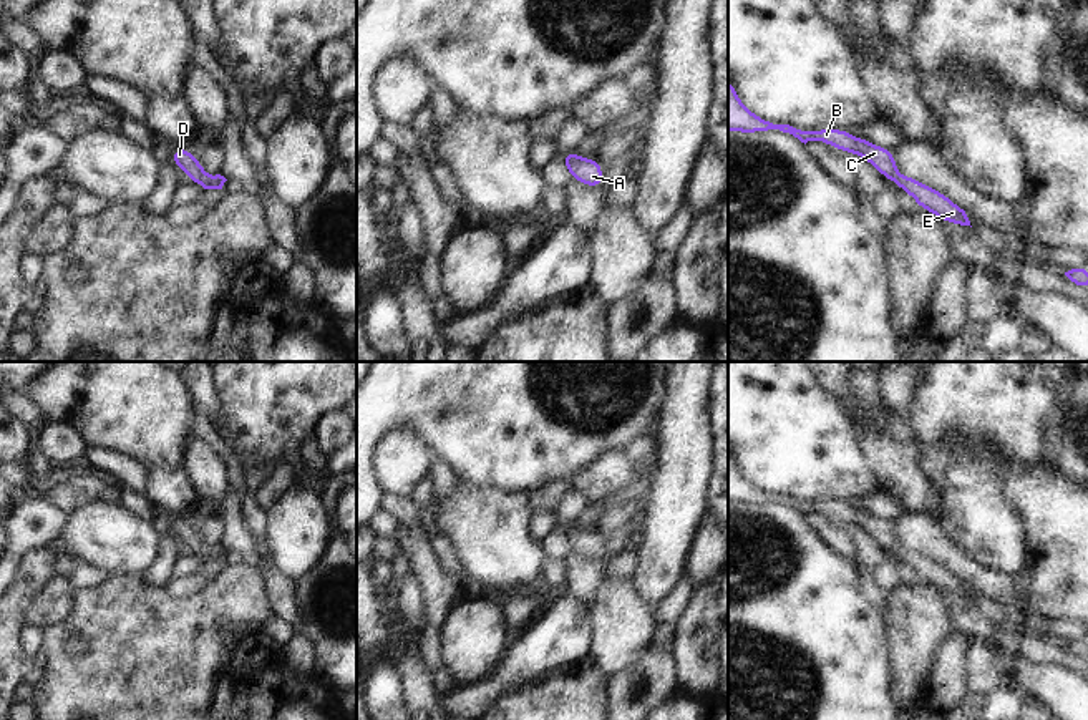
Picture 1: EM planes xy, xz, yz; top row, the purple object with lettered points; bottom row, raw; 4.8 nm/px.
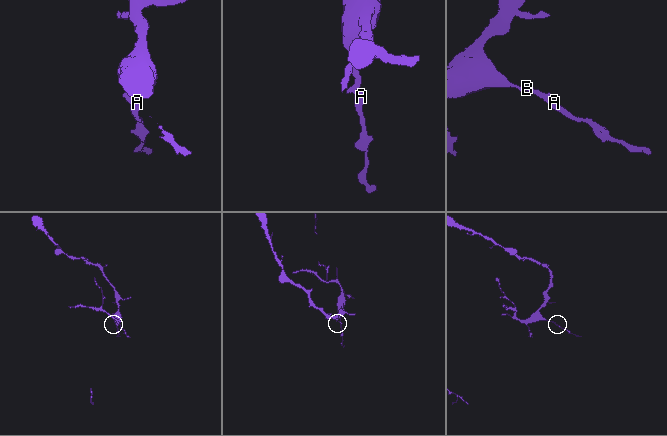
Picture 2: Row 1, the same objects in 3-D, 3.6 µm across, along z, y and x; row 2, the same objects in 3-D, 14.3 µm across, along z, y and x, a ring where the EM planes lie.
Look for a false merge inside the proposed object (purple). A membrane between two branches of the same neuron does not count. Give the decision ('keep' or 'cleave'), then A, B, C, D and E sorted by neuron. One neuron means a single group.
keep; A B C D E

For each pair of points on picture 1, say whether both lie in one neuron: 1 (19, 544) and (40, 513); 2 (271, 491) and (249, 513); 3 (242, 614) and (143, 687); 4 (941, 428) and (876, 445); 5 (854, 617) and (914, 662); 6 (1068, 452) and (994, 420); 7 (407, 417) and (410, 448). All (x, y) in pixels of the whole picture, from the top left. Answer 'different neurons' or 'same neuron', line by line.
1: same neuron
2: different neurons
3: same neuron
4: different neurons
5: different neurons
6: different neurons
7: different neurons

